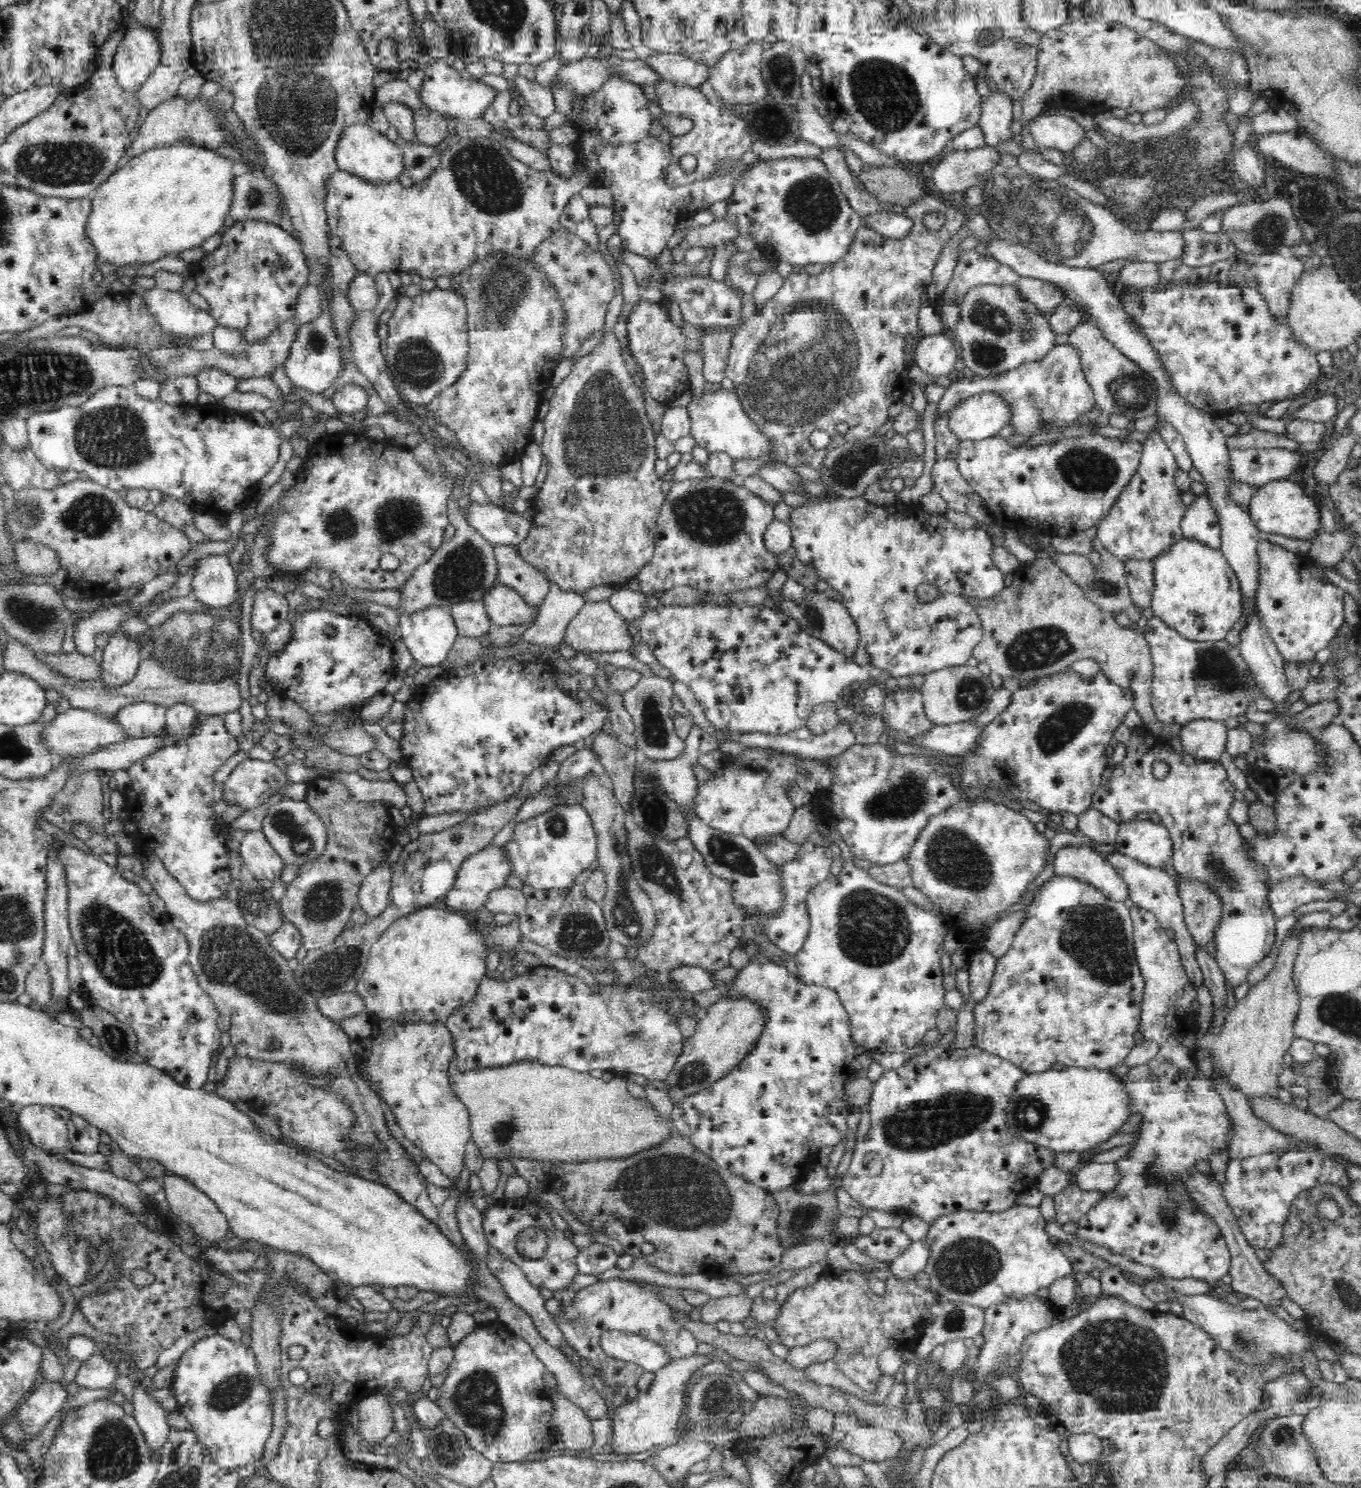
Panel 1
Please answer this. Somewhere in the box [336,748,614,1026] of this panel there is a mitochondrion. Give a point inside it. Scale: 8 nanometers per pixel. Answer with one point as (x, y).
(579, 932)

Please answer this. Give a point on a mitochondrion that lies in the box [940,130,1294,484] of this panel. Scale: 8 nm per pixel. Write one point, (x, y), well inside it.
(1043, 216)

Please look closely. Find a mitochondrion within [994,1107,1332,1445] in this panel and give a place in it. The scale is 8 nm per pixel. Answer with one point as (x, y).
(1122, 1365)

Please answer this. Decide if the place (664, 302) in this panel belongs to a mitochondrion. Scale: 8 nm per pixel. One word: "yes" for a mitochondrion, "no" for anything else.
no

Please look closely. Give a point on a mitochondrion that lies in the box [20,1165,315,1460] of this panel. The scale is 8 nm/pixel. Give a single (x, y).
(233, 1389)

